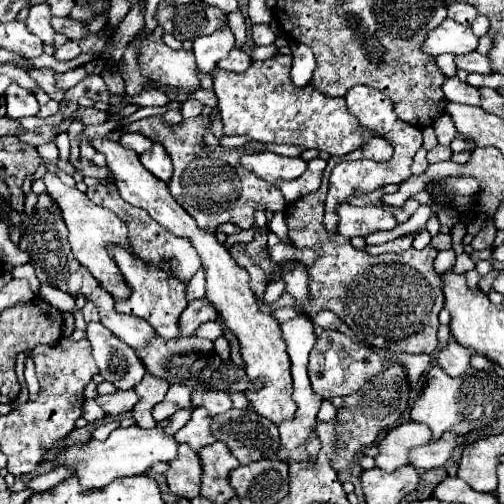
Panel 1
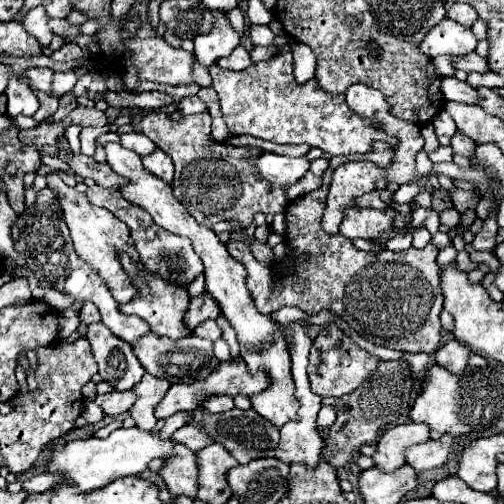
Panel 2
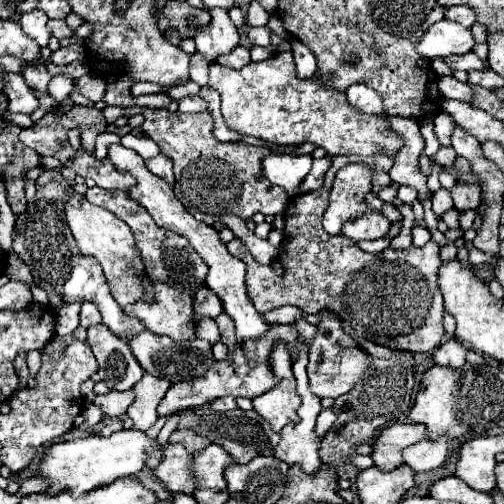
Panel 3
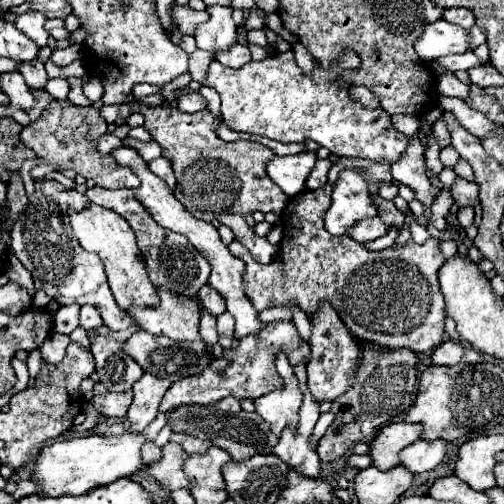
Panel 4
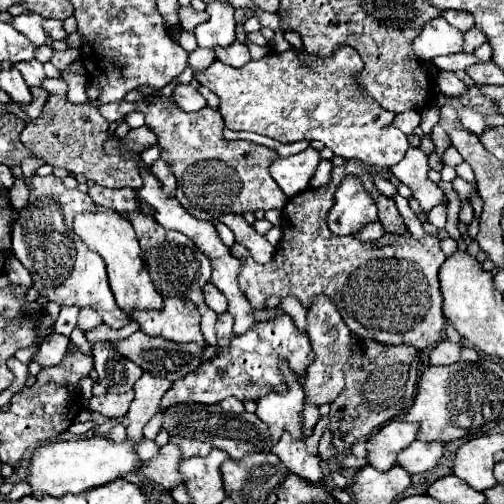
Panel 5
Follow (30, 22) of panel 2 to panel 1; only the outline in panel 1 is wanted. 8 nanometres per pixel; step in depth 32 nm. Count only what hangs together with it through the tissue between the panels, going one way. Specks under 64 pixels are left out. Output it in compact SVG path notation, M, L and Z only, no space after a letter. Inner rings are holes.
M34 4L30 6L30 16L26 20L28 30L32 30L32 34L40 36L40 40L44 44L54 44L54 28L50 24L52 14L50 14L50 6L48 4Z

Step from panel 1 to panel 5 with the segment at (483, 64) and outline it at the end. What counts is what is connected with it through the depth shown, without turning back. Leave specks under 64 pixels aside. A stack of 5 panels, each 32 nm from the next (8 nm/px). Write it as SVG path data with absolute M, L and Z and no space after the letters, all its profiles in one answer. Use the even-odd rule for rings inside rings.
M460 52L460 54L448 54L448 56L438 56L432 64L436 64L440 70L468 70L470 66L474 66L478 62L478 58L474 54L466 54L466 52Z

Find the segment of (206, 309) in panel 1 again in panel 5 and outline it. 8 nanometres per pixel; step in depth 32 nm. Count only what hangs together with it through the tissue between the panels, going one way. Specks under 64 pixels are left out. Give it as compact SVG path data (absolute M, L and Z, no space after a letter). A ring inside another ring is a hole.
M208 282L202 290L204 290L204 302L206 302L208 308L212 308L216 314L226 312L226 300L224 300L224 296L218 292L216 286L212 286L212 284Z

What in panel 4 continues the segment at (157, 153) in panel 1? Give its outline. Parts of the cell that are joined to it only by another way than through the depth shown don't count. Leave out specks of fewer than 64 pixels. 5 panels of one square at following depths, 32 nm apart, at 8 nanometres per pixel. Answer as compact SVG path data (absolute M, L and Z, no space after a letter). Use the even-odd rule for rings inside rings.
M164 156L156 158L156 160L148 162L148 168L150 168L158 178L162 178L170 188L174 188L174 186L176 186L176 178L174 178L172 164L168 162L168 158L164 158Z

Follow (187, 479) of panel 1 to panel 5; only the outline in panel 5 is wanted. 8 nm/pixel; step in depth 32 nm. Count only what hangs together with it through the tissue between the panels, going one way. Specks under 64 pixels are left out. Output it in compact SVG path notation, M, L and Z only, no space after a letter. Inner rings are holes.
M170 442L160 448L160 454L152 458L150 462L144 462L140 466L140 472L148 476L154 484L158 484L164 490L174 490L176 486L184 486L184 478L180 474L180 462L182 462L182 452L180 446Z

